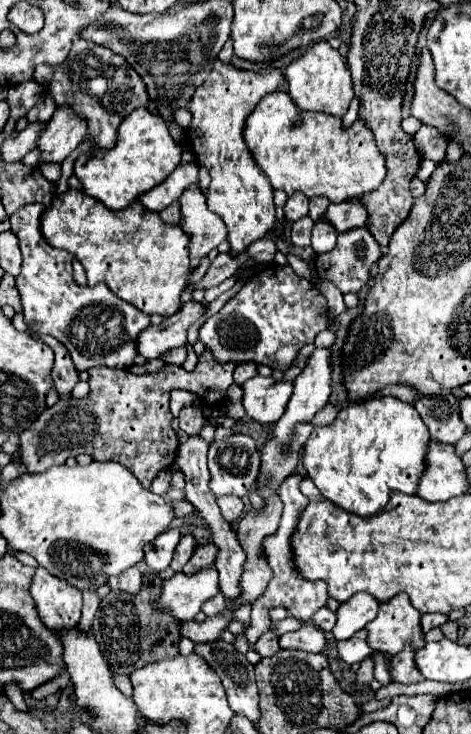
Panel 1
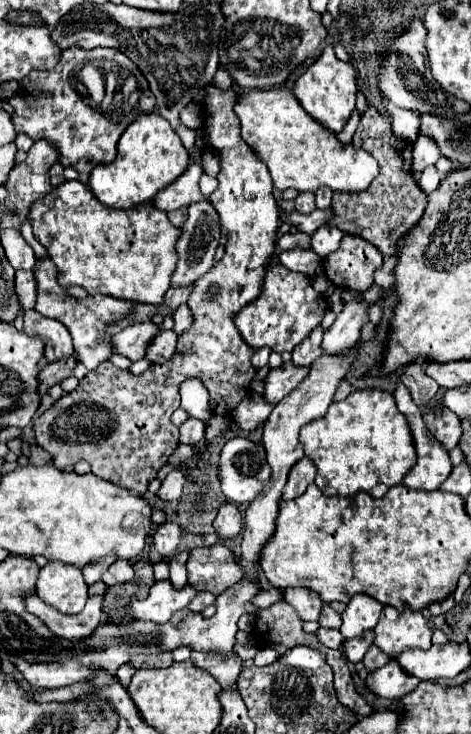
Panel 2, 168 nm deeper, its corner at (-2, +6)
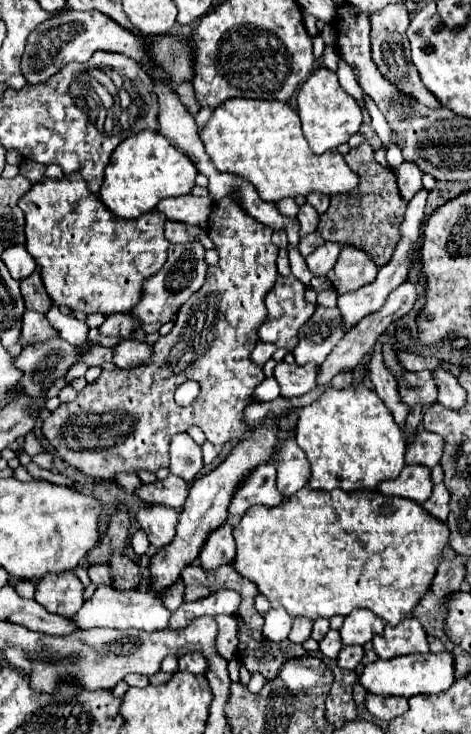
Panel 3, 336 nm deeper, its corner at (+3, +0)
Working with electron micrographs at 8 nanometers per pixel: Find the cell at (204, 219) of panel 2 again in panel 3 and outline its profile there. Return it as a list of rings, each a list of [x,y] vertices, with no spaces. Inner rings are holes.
[[[197,240],[189,244],[175,244],[169,248],[169,258],[163,264],[163,268],[151,276],[143,286],[143,300],[137,304],[137,308],[131,310],[133,316],[137,316],[143,326],[161,326],[175,318],[177,310],[189,300],[193,292],[197,292],[207,276],[207,262],[205,262],[205,246]]]

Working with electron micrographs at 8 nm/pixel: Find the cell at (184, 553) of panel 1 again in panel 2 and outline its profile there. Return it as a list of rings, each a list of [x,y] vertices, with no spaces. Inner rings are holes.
[[[182,552],[170,562],[170,582],[174,584],[174,588],[184,588],[188,584],[186,582],[186,578],[188,578],[186,560],[188,560],[188,552]]]

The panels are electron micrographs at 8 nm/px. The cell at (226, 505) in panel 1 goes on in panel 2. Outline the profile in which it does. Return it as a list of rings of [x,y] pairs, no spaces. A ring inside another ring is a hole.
[[[232,502],[222,504],[218,510],[218,516],[214,520],[214,528],[216,528],[218,538],[222,538],[222,540],[236,538],[244,528],[244,520],[242,520],[240,510]]]

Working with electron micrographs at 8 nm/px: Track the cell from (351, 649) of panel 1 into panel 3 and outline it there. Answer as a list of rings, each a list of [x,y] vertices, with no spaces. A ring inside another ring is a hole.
[[[343,646],[337,656],[337,664],[343,670],[355,670],[357,664],[363,660],[363,656],[365,656],[363,646]]]

